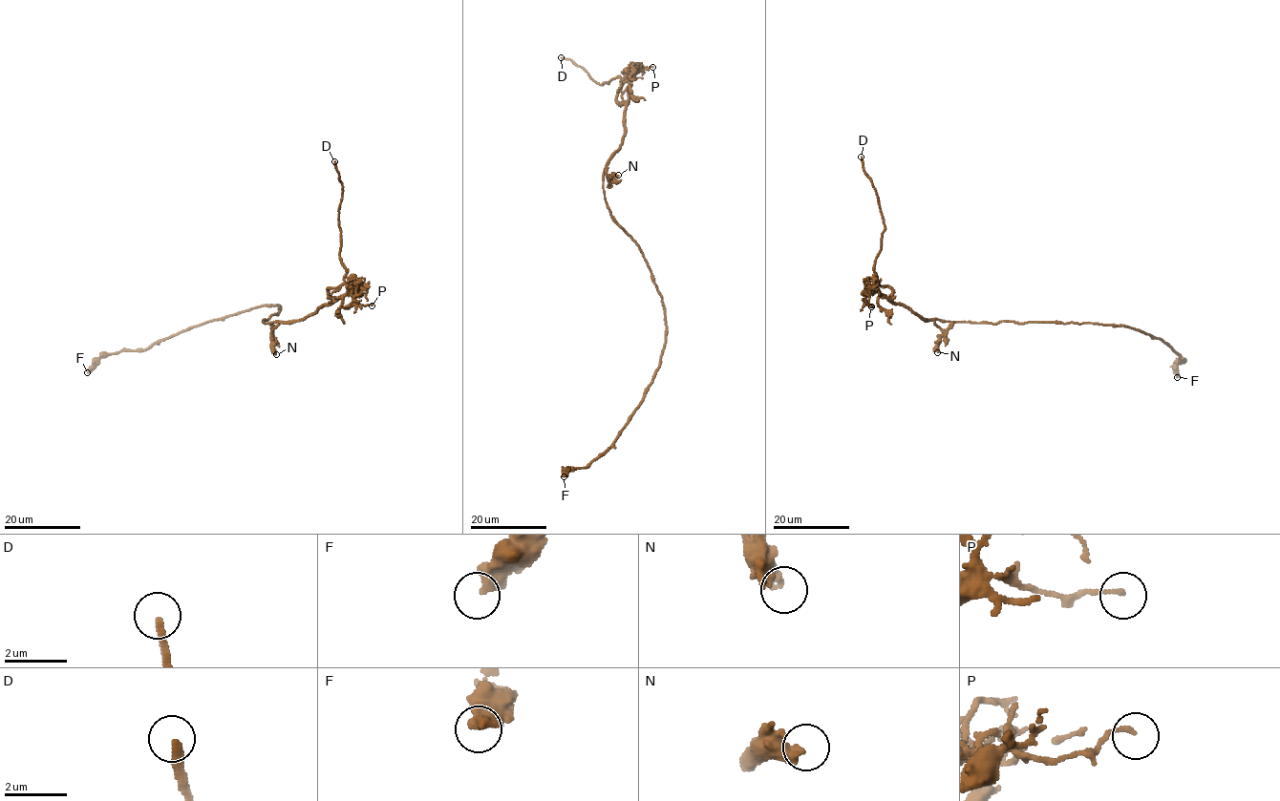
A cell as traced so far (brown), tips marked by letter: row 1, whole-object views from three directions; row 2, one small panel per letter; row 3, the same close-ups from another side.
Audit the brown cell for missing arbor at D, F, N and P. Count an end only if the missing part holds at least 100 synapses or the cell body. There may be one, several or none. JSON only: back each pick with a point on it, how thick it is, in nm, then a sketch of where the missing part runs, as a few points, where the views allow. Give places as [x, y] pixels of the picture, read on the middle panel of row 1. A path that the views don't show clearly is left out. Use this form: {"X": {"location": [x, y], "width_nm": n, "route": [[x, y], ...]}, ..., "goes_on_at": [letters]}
{"D": {"location": [561, 57], "width_nm": 240, "route": [[561, 57], [546, 51]]}, "goes_on_at": ["D"]}

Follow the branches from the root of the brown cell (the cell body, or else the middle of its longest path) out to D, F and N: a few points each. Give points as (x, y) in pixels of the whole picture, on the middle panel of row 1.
D: (631, 238), (611, 215), (603, 178), (622, 143), (630, 86), (617, 76), (597, 83), (561, 57)
F: (631, 238), (651, 272), (665, 310), (660, 367), (611, 446), (586, 468), (568, 470), (564, 476)
N: (631, 238), (611, 215), (605, 197), (604, 171), (608, 169), (609, 180), (618, 175)

